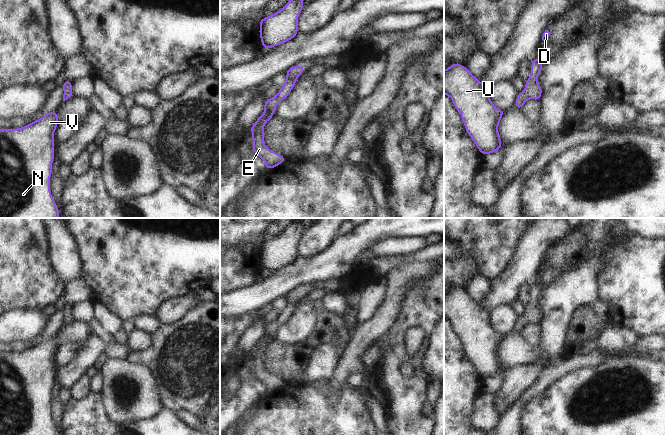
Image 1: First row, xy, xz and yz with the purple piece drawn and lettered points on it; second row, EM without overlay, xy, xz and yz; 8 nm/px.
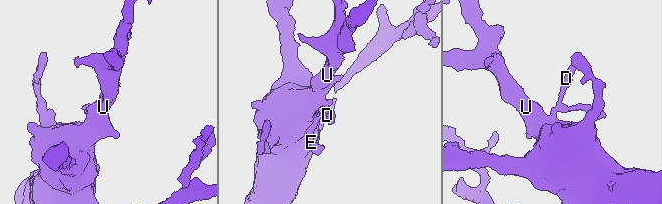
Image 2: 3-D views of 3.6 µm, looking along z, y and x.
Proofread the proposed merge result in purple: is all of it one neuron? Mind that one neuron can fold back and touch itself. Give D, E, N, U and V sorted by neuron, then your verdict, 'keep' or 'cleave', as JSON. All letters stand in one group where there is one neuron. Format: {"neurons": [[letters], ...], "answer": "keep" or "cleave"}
{"neurons": [["D", "E", "N", "U", "V"]], "answer": "keep"}

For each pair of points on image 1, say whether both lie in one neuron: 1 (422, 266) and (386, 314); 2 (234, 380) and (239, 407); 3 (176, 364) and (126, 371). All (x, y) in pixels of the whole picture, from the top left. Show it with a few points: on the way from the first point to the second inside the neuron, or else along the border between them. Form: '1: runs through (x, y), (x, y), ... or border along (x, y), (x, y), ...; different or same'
1: runs through (410, 277), (395, 292), (392, 302); same
2: border along (235, 373), (239, 377), (239, 388), (230, 399); different
3: border along (126, 359), (135, 364), (146, 366), (159, 389); different

